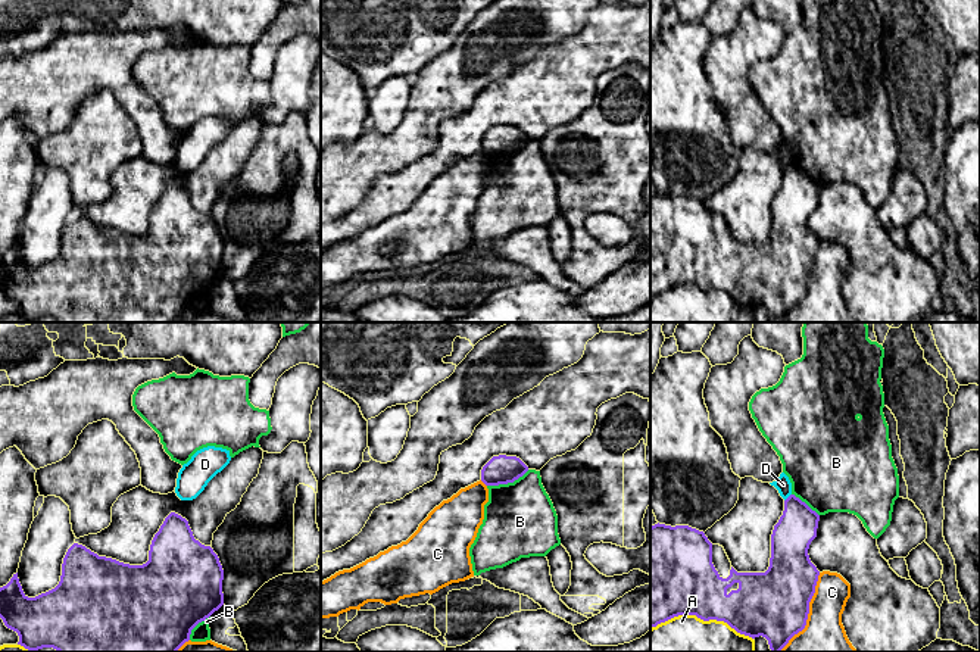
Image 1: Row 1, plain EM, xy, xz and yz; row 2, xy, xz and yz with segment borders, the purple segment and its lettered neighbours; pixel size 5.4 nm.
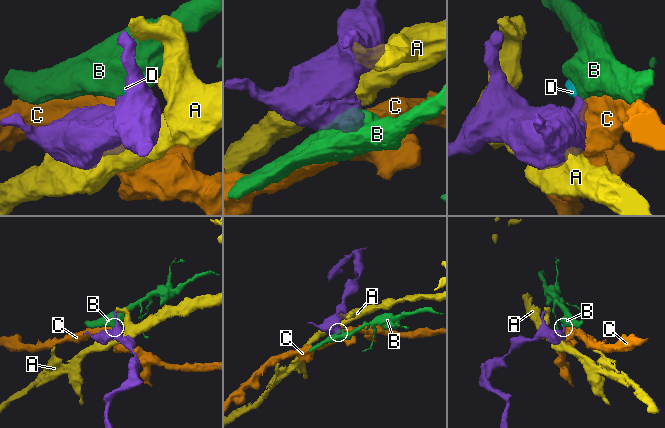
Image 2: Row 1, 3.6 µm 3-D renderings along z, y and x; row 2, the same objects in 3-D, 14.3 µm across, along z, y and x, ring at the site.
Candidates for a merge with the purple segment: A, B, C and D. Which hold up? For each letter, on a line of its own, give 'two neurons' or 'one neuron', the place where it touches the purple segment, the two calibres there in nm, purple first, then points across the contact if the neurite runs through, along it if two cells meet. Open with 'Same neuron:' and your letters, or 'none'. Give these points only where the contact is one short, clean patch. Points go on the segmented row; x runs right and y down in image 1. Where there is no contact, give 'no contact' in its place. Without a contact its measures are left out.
Same neuron: none
A: two neurons; contact yz (702, 618); calibres 400 and 380 nm
B: two neurons; contact xz (508, 482); calibres 160 and 400 nm
C: two neurons; contact yz (808, 612); calibres 360 and 320 nm
D: two neurons; contact yz (787, 498); calibres 220 and 90 nm; border yz (790, 493), (785, 501)

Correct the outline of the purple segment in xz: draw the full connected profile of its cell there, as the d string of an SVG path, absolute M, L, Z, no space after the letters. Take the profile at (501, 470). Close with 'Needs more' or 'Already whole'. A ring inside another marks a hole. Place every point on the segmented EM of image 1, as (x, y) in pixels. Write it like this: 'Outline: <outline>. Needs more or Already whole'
Outline: M493 456L481 469L481 481L486 486L514 483L528 471L528 467L516 456Z. Already whole

